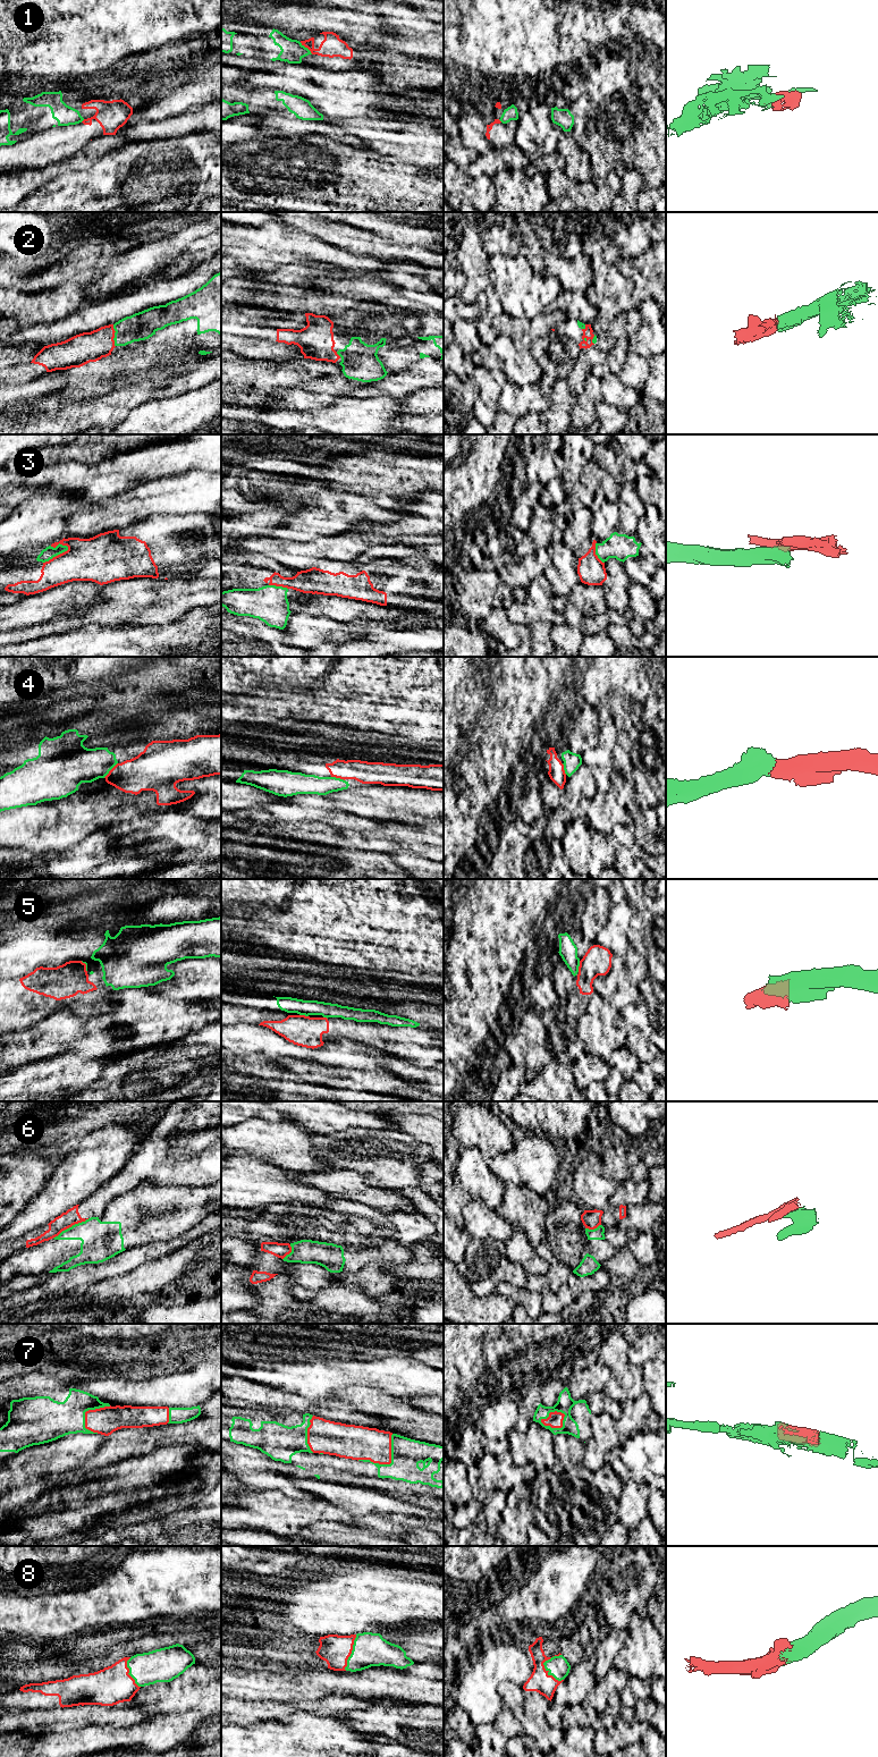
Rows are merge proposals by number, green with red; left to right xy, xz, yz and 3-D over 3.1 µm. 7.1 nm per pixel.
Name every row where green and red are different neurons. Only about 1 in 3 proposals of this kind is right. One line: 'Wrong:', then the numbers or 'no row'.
Wrong: 1, 3, 5, 6

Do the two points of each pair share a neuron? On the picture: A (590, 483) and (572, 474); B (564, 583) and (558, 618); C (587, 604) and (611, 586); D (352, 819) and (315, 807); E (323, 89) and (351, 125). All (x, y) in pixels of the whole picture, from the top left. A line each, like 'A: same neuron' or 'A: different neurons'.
A: same neuron
B: different neurons
C: different neurons
D: same neuron
E: different neurons

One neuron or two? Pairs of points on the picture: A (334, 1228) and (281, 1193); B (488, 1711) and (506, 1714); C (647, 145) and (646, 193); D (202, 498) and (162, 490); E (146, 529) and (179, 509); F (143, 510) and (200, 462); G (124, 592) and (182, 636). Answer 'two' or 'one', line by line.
A: two
B: two
C: two
D: one
E: two
F: two
G: two

